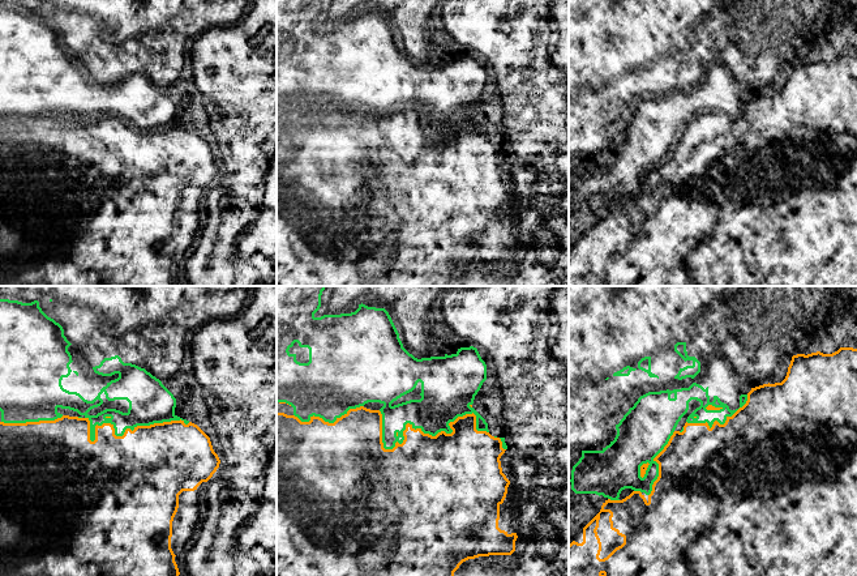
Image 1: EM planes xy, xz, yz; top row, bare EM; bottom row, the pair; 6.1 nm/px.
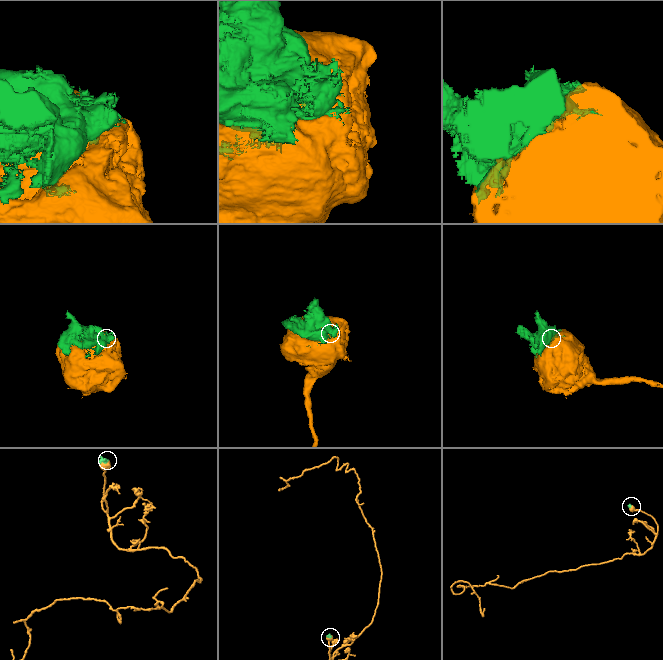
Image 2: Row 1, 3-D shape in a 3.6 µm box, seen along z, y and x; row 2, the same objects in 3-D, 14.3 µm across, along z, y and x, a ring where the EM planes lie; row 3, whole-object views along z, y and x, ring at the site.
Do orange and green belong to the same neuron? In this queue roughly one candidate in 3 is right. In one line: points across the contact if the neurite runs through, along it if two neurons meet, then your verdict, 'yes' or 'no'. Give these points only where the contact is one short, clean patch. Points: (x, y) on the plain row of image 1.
no

